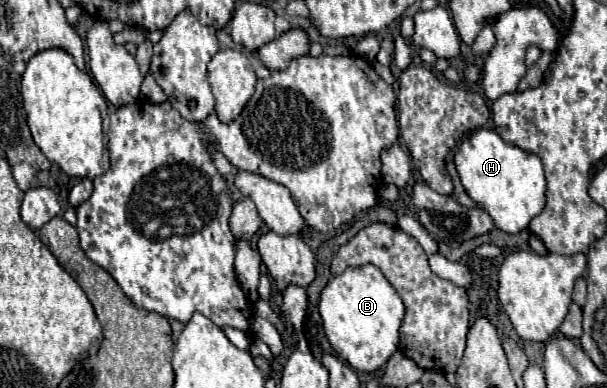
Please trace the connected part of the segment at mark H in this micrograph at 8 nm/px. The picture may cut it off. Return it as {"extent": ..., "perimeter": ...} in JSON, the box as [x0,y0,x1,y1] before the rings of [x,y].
{"extent":[454,128,546,234],"perimeter":[[[480,128],[466,138],[454,154],[454,164],[468,196],[480,204],[494,220],[494,226],[506,234],[524,230],[528,222],[544,208],[546,178],[540,158],[516,146],[508,146],[494,130]]]}

